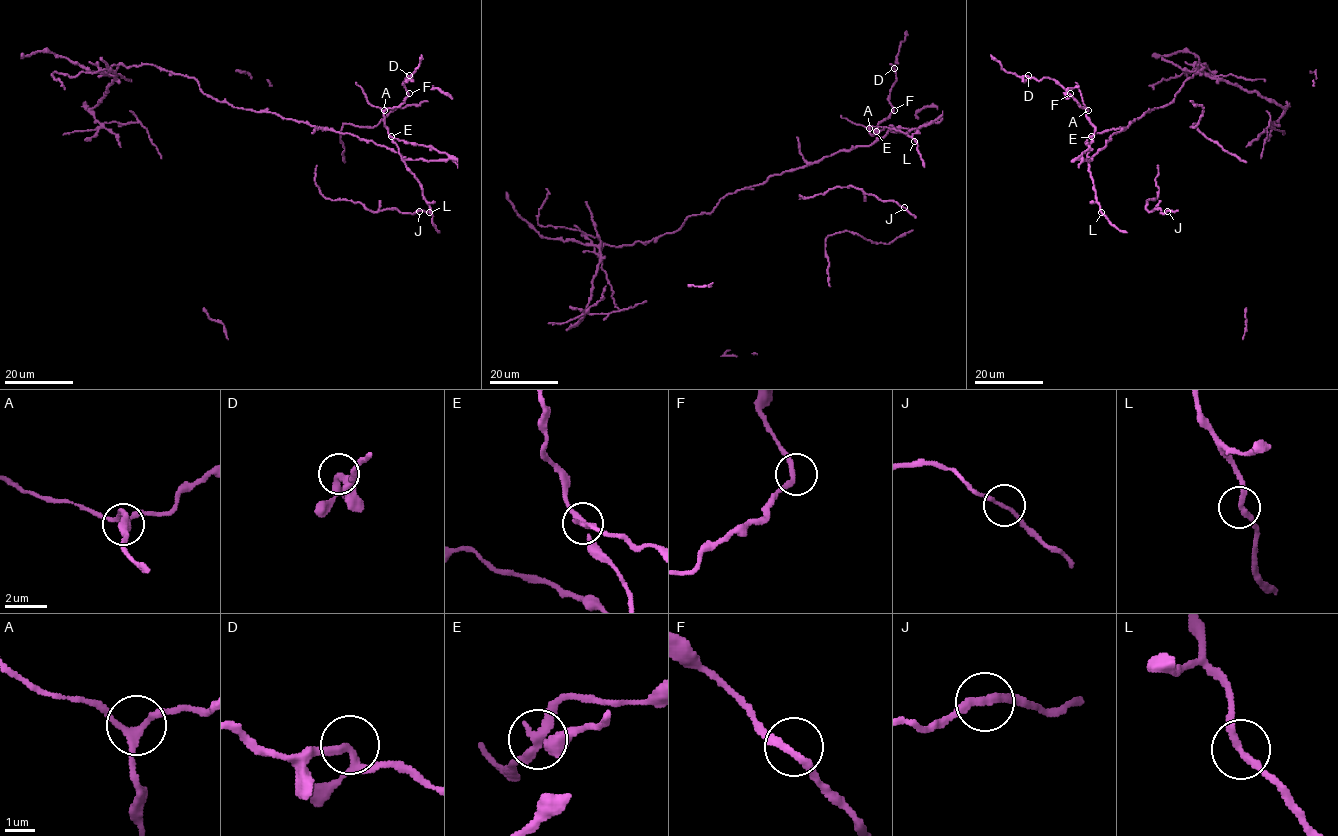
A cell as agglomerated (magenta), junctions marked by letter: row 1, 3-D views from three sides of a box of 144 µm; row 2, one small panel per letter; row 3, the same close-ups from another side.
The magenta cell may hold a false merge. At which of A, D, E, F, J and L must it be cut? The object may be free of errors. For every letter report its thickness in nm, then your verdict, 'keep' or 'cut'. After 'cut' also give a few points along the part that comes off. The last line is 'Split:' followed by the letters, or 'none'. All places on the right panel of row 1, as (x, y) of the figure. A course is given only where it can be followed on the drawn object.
A: calibre 200 nm; keep
D: calibre 220 nm; keep
E: calibre 200 nm; cut; course (1092, 137), (1088, 161), (1205, 64), (1195, 69), (1286, 110), (1261, 158)
F: calibre 240 nm; keep
J: calibre 220 nm; keep
L: calibre 240 nm; keep
Split: E

